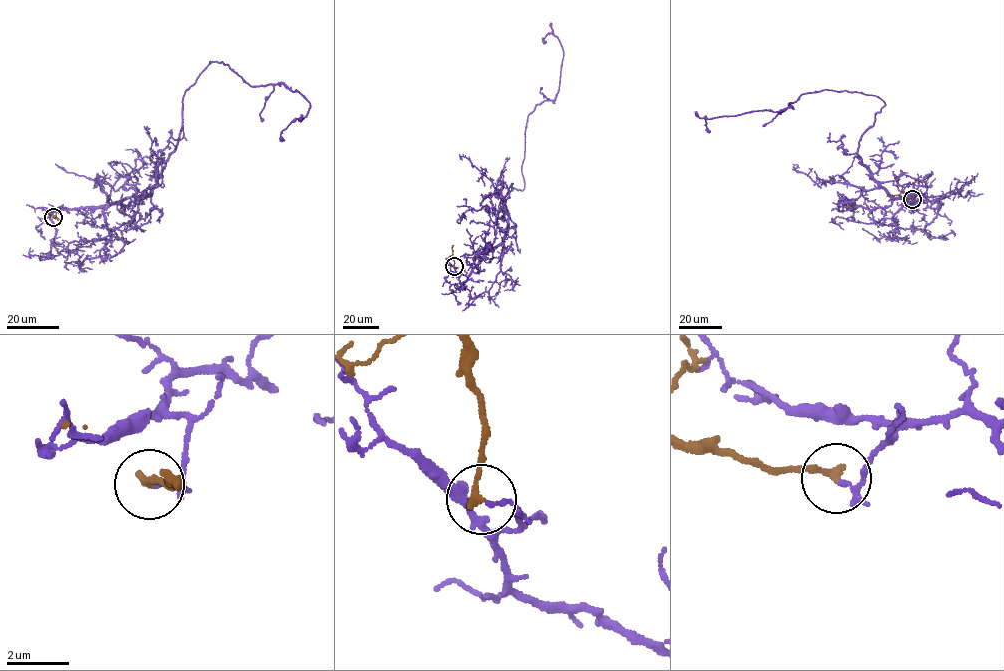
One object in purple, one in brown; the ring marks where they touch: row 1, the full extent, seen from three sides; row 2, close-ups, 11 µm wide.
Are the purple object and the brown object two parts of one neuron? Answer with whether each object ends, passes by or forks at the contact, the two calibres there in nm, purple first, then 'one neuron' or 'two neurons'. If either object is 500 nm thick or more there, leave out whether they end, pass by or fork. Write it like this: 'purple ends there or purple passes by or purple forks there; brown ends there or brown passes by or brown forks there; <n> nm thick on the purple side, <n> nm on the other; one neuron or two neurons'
purple passes by; brown ends there; 100 nm thick on the purple side, 240 nm on the other; two neurons

